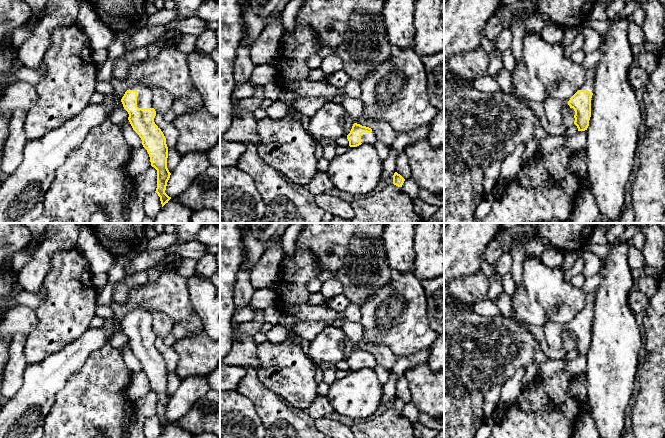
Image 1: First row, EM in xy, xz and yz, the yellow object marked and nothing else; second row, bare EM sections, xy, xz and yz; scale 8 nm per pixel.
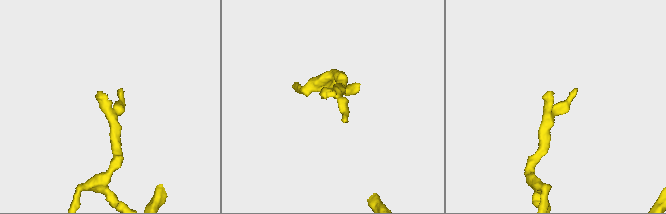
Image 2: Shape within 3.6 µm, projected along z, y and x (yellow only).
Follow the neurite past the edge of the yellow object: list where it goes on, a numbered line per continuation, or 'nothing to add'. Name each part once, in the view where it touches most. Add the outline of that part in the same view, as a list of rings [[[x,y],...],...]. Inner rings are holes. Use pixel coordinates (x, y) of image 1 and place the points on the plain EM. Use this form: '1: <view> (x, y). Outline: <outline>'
1: xy (144, 319). Outline: [[[134,308],[130,314],[137,315],[137,331],[138,332],[153,332],[152,315],[145,308]]]

